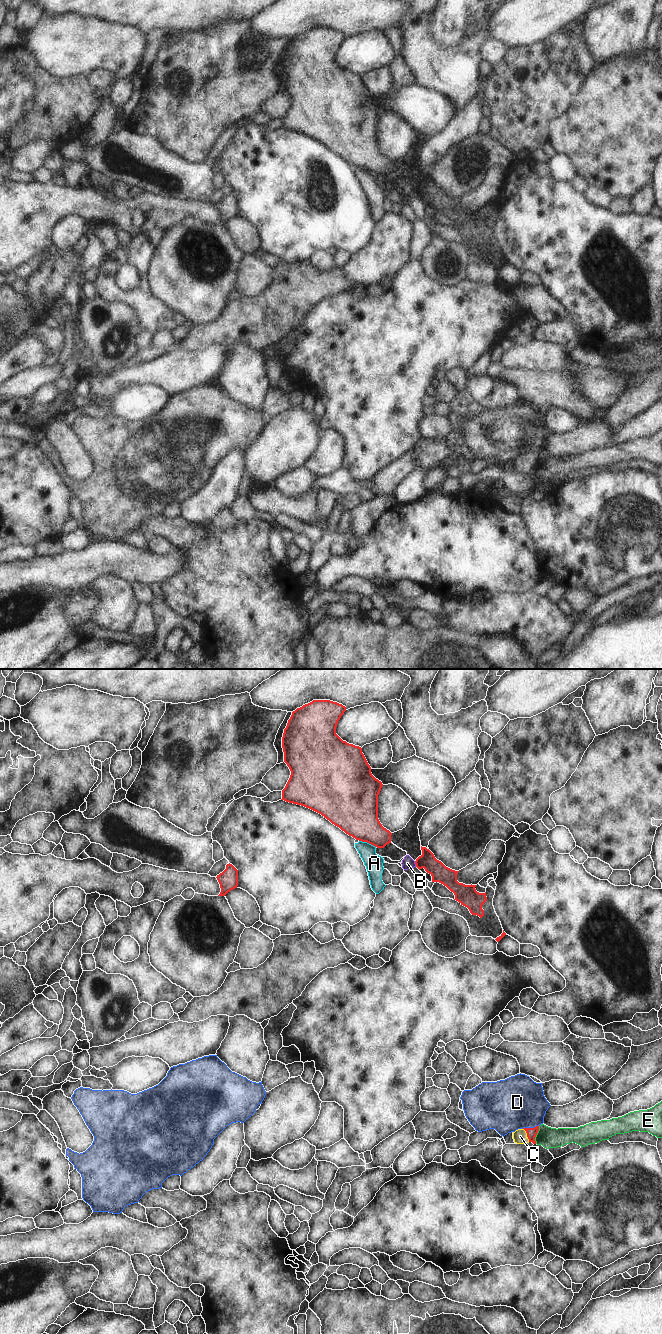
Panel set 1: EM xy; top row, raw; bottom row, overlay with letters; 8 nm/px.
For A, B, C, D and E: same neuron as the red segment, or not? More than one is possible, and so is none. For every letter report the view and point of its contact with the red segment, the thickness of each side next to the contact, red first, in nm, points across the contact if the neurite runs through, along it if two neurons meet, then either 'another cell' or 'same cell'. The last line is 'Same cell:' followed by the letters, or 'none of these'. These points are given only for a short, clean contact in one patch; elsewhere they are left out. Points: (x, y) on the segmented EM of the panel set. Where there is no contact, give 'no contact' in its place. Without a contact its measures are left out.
A: xy (367, 842) | 360/140 nm | another cell
B: xy (415, 863) | 150/100 nm | along xy (414, 861), (416, 866) | another cell
C: xy (527, 1135) | 80/110 nm | across xy (531, 1132), (527, 1135), (520, 1136) | same cell
D: xy (530, 1128) | 80/420 nm | along xy (539, 1124), (533, 1127), (522, 1128) | another cell
E: xy (536, 1134) | 80/170 nm | another cell
Same cell: C

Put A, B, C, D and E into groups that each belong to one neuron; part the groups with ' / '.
A / B / C / D / E

